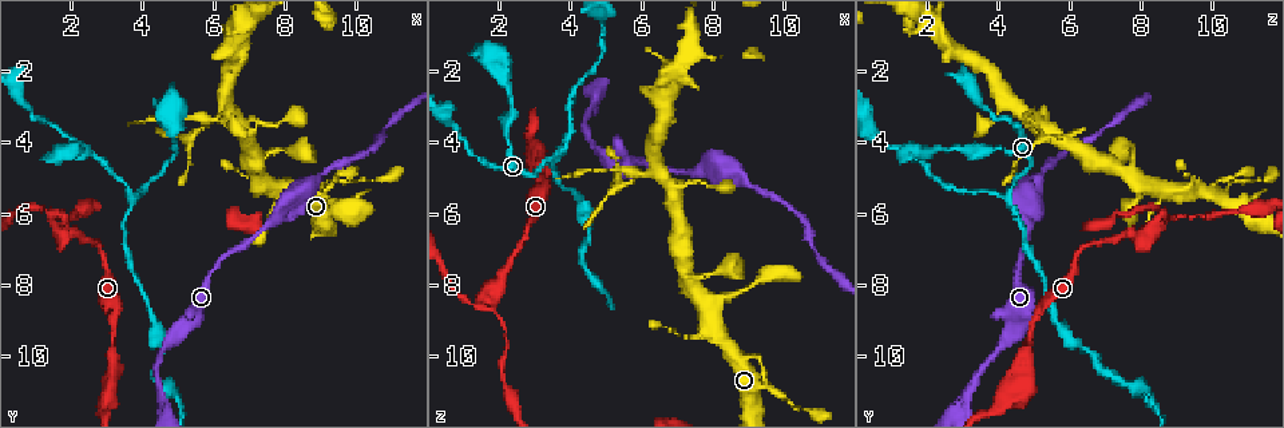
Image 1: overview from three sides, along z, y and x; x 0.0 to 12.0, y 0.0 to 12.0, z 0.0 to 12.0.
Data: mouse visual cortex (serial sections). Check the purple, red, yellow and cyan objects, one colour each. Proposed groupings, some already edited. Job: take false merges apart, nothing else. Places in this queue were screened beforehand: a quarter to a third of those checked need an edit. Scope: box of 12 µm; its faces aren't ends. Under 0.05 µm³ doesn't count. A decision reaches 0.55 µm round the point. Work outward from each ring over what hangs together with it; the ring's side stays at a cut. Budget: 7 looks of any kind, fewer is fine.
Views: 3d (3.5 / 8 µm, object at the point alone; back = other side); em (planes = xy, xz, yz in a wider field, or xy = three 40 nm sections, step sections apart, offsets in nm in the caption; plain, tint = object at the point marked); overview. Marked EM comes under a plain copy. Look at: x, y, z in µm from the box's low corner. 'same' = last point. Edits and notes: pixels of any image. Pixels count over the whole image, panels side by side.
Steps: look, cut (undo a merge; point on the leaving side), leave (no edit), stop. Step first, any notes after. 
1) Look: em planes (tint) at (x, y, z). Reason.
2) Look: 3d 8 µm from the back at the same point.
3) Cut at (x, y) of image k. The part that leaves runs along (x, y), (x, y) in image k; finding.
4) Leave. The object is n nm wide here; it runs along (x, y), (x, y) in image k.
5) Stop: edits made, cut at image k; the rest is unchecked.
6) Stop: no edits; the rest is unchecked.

Look: 3d 3.5 µm at (1.9, 6.6, 8.3). A fork.

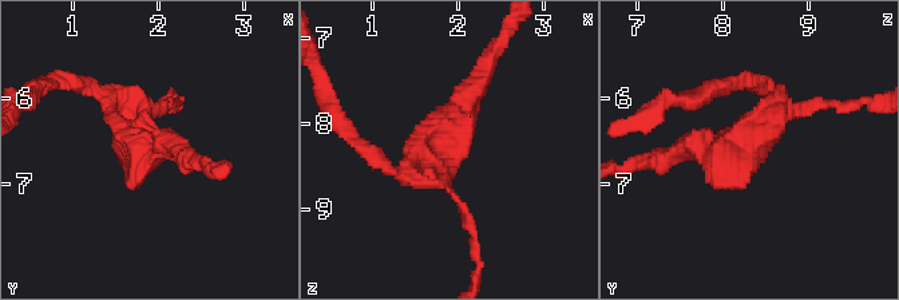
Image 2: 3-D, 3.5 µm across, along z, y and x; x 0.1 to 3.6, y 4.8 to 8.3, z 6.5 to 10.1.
Look: em xy step 3 (tint) at (1.80, 6.65, 8.30). Now the EM.

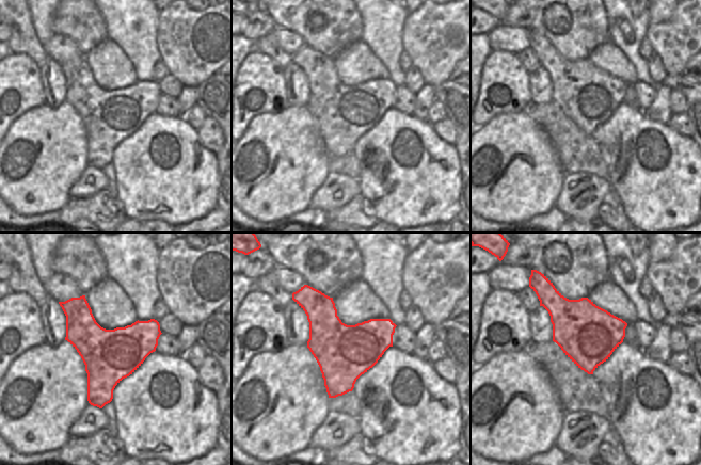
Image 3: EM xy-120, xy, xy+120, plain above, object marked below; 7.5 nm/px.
Leave. 3 arms meet here; it runs along (677, 154), (749, 154), (783, 113), (814, 109) in image 2; continuous, no second cell.

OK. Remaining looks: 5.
Look: 3d 3.5 µm from the back at (3.6, 5.6, 4.3). Sharp bend.

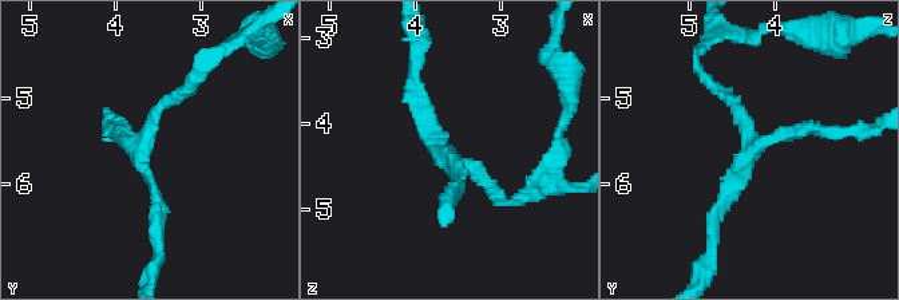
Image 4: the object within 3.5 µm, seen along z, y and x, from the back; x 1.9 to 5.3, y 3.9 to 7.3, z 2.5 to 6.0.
Look: em xy step 1 (tint) at (3.65, 5.55, 4.35). 3 arms meet here; the arms are 150, 200, 200 nm wide; now the EM.

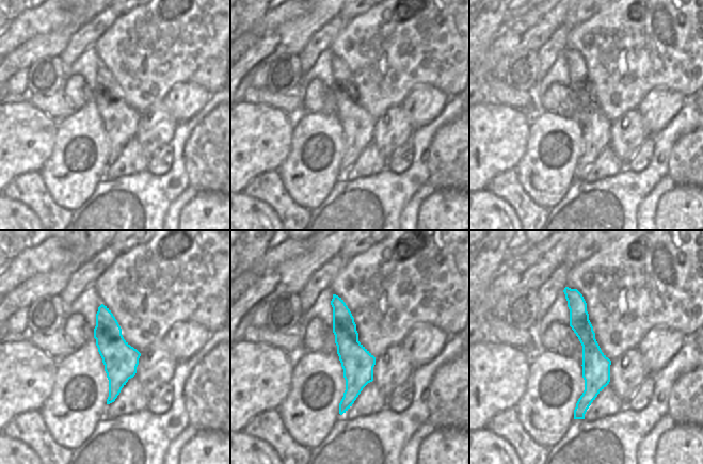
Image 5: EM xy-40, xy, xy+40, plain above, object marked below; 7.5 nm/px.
Leave. The object is 240 nm wide here; it runs along (492, 188), (427, 135), (414, 74) in image 4; all the same cell.

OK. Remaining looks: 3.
Look: 3d 3.5 µm at (5.4, 3.9, 5.2). Abrupt turn.

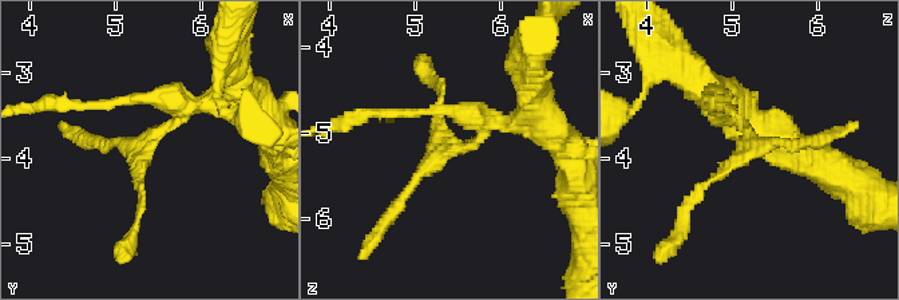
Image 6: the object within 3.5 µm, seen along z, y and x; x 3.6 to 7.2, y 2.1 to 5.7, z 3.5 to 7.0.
Leave. It runs along (208, 101), (141, 146), (141, 204) in image 6; one cell here.

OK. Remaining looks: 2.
Stop: no edits; the rest is unchecked.

